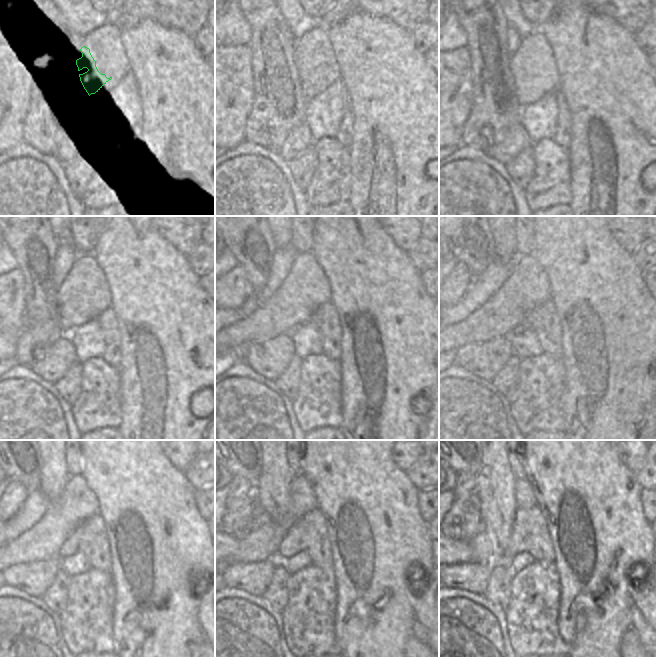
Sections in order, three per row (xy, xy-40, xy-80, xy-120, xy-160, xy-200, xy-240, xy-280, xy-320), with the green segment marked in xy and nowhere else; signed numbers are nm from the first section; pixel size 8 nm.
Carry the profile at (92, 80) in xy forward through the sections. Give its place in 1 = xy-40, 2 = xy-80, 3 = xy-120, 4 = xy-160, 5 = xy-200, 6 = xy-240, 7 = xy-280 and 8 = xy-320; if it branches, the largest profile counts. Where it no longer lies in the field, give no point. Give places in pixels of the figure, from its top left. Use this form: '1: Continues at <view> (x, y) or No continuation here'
1: Continues at xy-40 (316, 81)
2: Continues at xy-80 (528, 88)
3: Continues at xy-120 (71, 313)
4: Continues at xy-160 (280, 314)
5: Continues at xy-200 (498, 316)
6: Continues at xy-240 (43, 541)
7: Continues at xy-280 (262, 542)
8: Continues at xy-320 (482, 548).

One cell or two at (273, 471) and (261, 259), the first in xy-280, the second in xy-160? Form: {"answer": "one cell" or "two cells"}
{"answer": "two cells"}

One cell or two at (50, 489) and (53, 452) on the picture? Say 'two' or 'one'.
one

